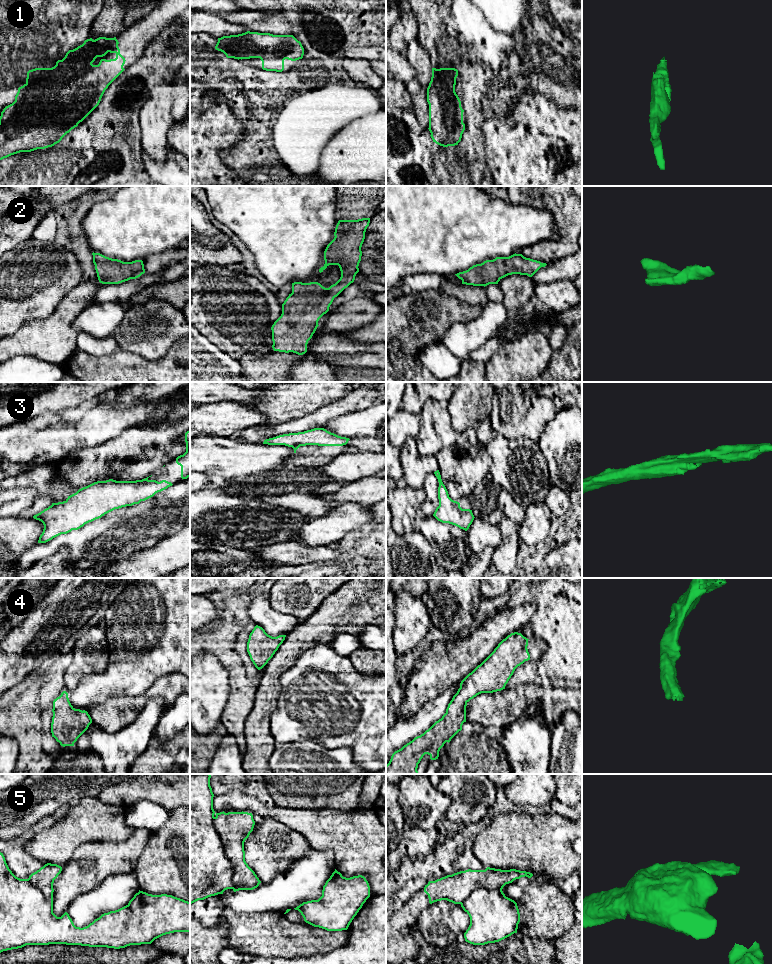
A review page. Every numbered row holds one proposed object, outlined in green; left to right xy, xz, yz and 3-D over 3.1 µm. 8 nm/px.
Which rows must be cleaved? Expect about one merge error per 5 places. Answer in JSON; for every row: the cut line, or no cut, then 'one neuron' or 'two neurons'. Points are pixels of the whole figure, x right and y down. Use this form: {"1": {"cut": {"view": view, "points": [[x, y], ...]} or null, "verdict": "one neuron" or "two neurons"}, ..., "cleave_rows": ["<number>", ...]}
{"1": {"cut": null, "verdict": "one neuron"}, "2": {"cut": null, "verdict": "one neuron"}, "3": {"cut": null, "verdict": "one neuron"}, "4": {"cut": null, "verdict": "one neuron"}, "5": {"cut": {"view": "xz", "points": [[213, 817], [213, 825], [224, 854], [233, 867], [233, 888]]}, "verdict": "two neurons"}, "cleave_rows": ["5"]}

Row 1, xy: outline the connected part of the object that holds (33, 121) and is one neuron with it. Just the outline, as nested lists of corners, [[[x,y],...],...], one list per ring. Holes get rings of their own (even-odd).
[[[99,37],[95,40],[92,38],[87,39],[84,43],[73,50],[69,50],[65,57],[62,60],[58,60],[56,65],[52,68],[35,68],[27,72],[26,83],[18,88],[18,92],[15,96],[15,101],[6,106],[1,112],[0,116],[0,160],[7,158],[11,155],[20,153],[20,152],[31,152],[37,149],[45,149],[52,147],[55,144],[59,143],[62,138],[69,133],[72,129],[78,126],[100,103],[101,98],[108,88],[108,86],[125,70],[123,68],[125,64],[125,58],[120,54],[120,49],[118,47],[118,40],[114,38]],[[108,52],[115,53],[116,58],[106,60],[102,57],[105,56]]]

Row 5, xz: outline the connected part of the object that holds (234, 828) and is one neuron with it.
[[[216,813],[213,824],[223,844],[226,857],[234,867],[233,891],[253,890],[261,881],[245,861],[244,842],[253,831],[255,821],[252,813]]]

